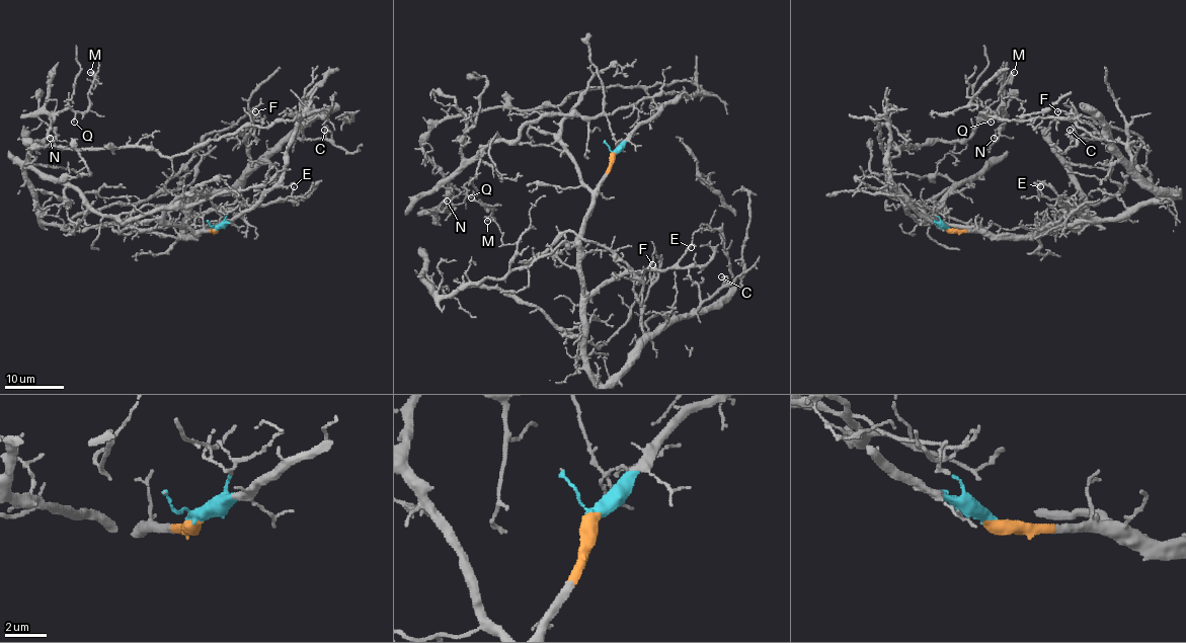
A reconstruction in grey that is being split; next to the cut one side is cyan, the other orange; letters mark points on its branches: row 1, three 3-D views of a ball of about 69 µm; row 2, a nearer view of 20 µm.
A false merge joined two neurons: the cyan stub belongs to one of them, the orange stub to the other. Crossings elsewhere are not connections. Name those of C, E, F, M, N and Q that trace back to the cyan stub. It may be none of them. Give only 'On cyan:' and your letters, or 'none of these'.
On cyan: M, N, Q

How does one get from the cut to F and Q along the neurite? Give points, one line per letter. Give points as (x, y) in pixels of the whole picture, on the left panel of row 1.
F: (216, 229), (184, 235), (186, 206), (198, 196), (220, 195), (246, 172), (249, 151), (245, 131), (255, 111)
Q: (216, 228), (279, 180), (300, 117), (241, 126), (171, 157), (25, 141), (42, 141), (68, 108), (74, 122)

